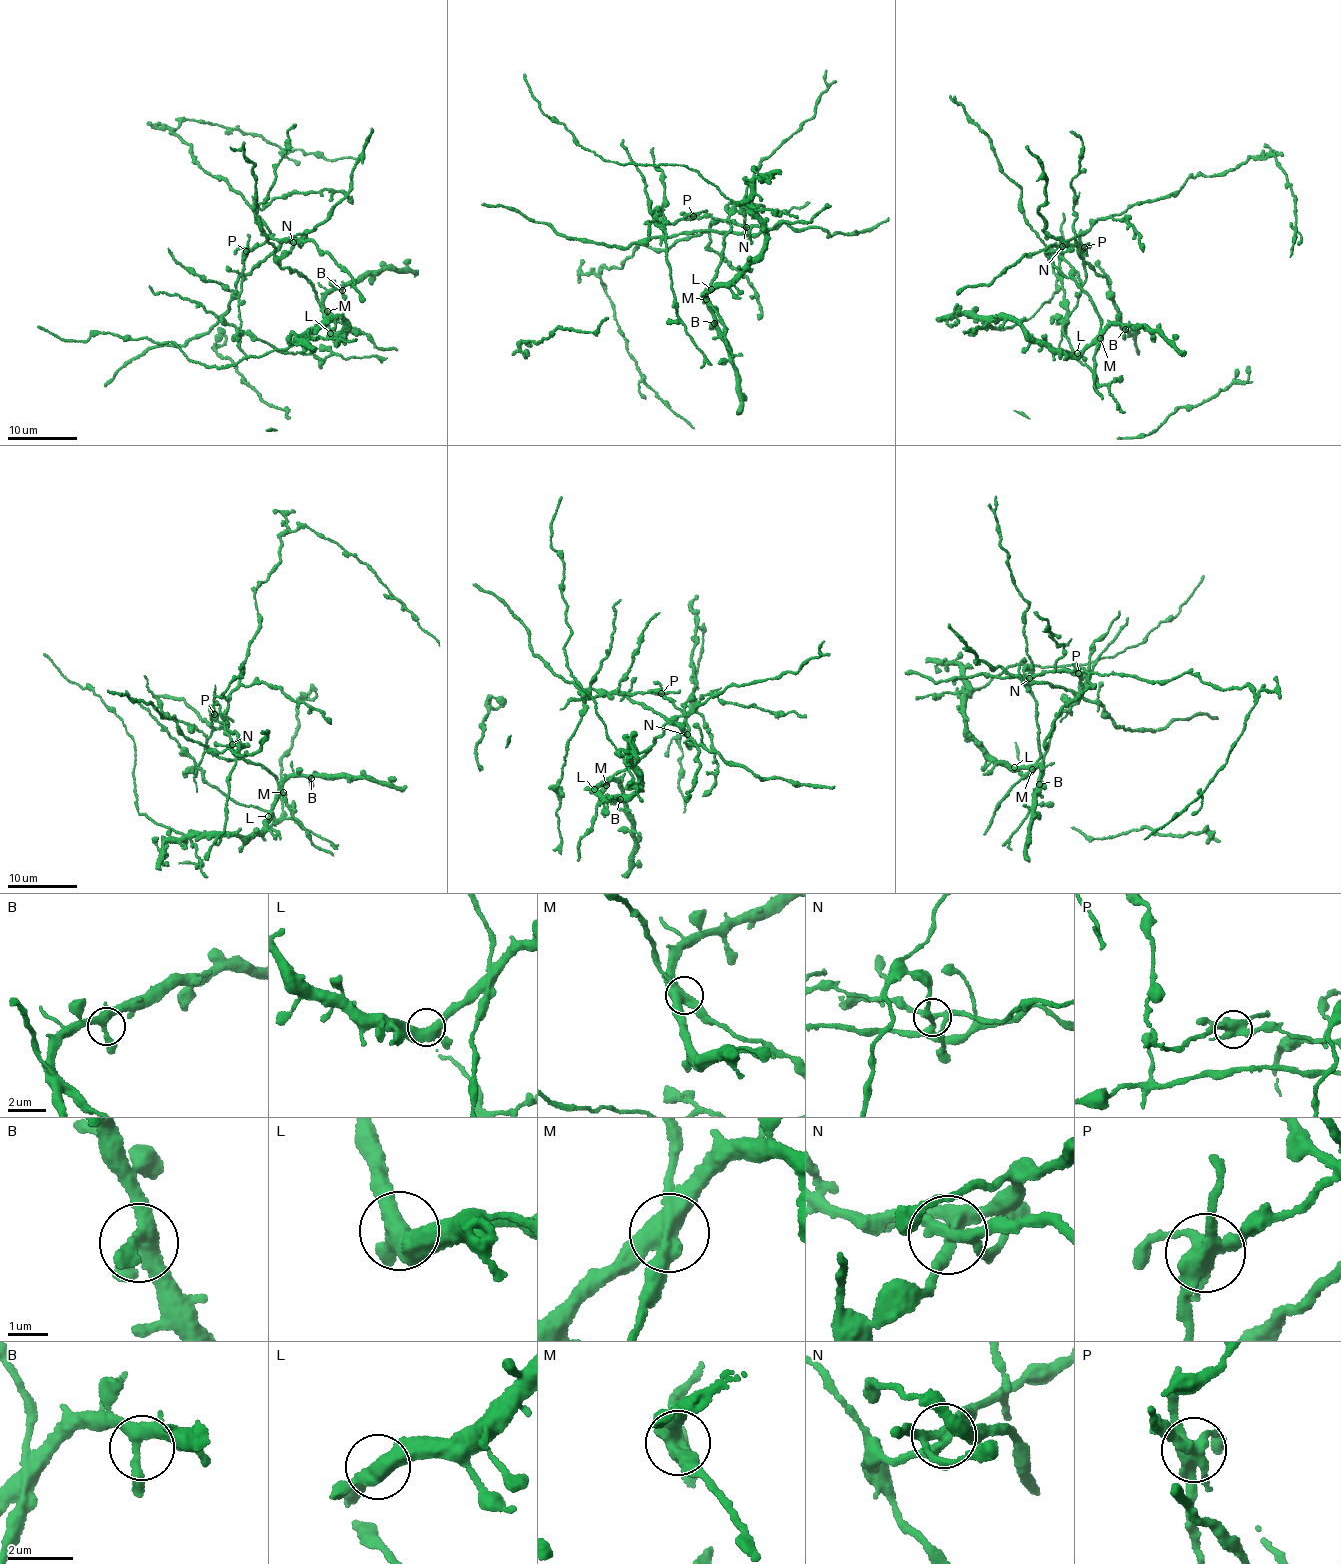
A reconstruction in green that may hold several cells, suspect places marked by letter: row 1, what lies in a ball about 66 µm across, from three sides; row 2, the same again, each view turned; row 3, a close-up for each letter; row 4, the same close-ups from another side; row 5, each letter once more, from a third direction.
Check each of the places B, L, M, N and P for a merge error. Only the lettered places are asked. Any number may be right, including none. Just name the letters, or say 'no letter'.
M, N, P

